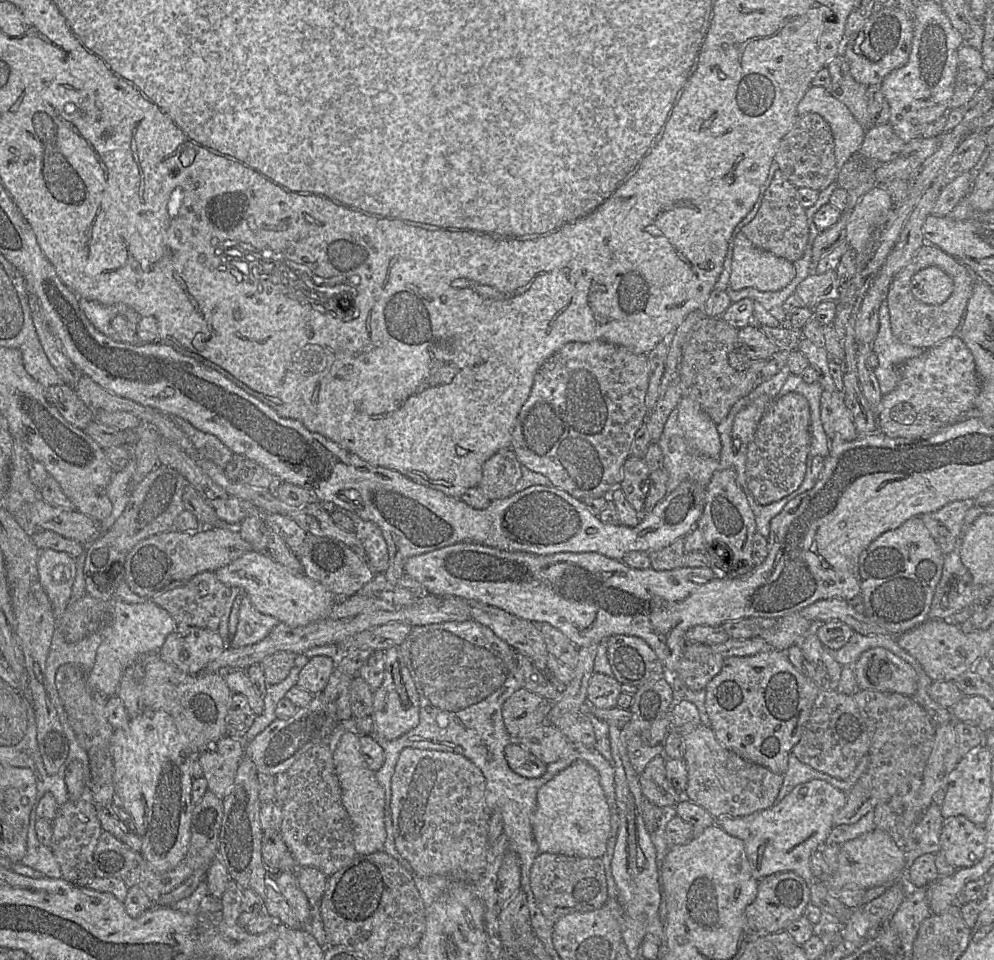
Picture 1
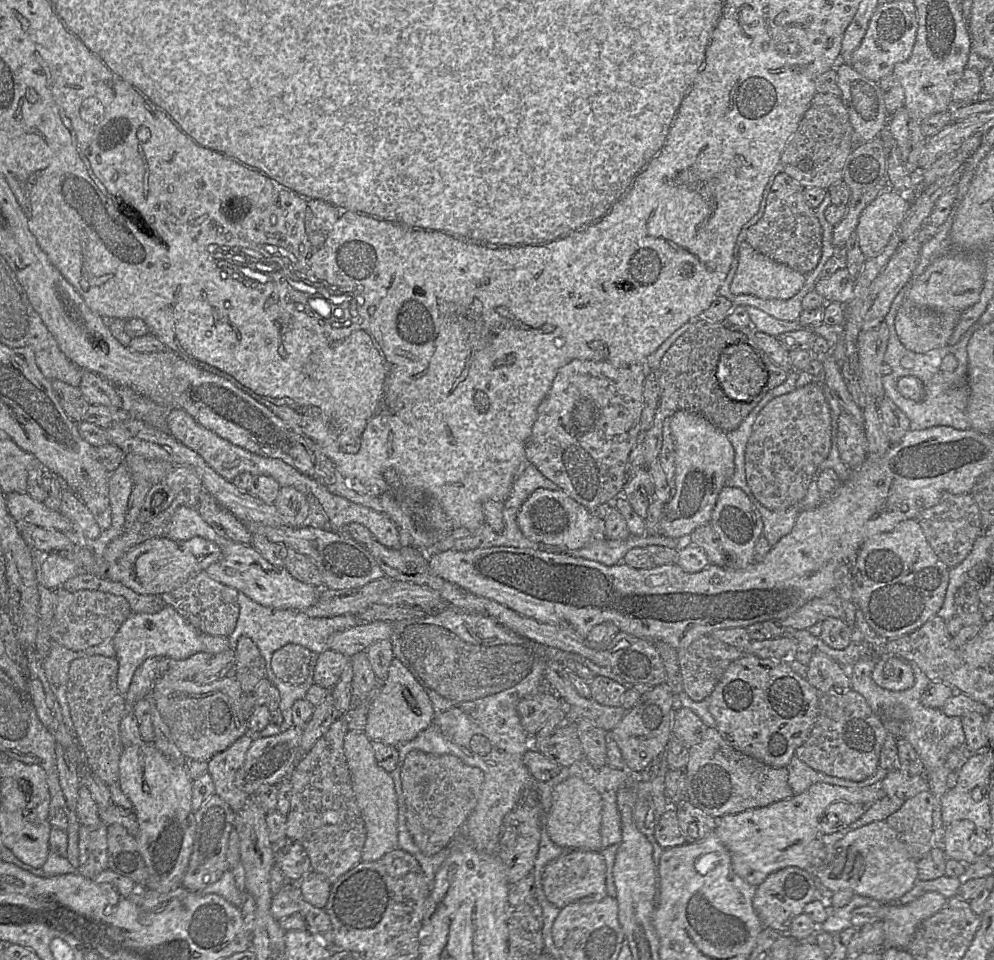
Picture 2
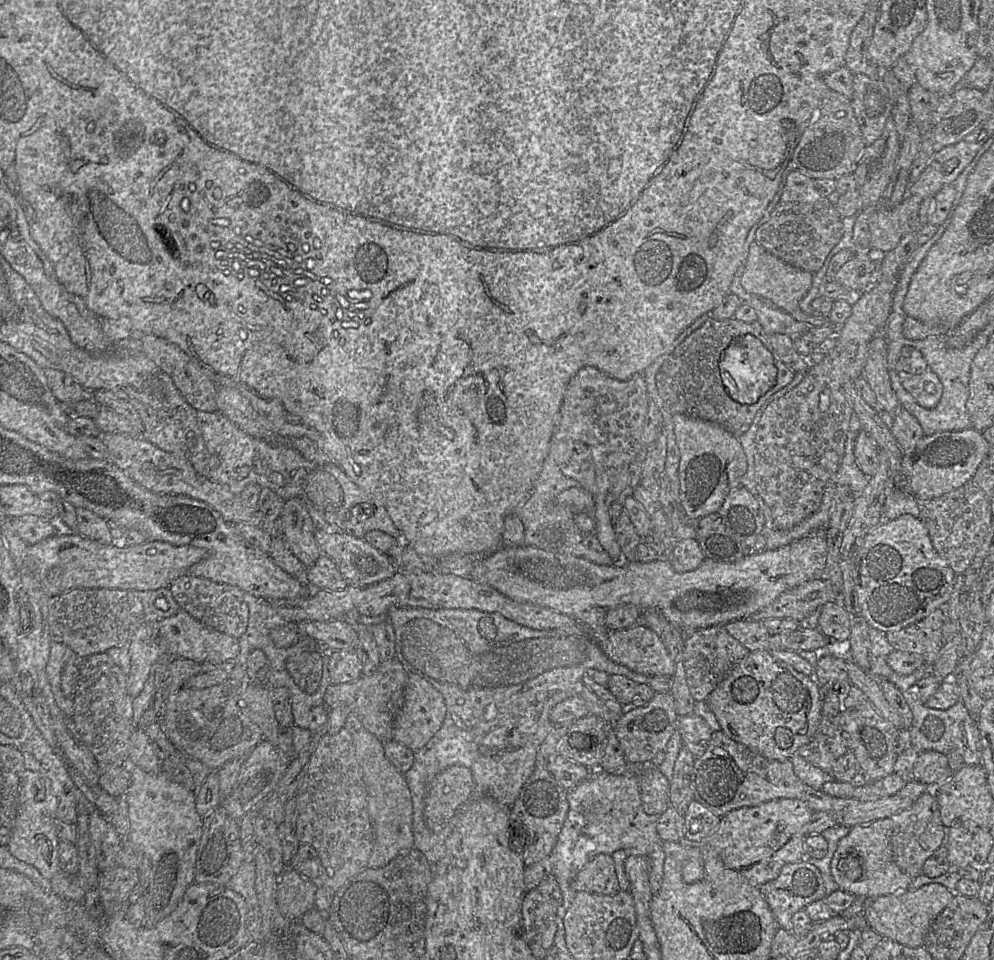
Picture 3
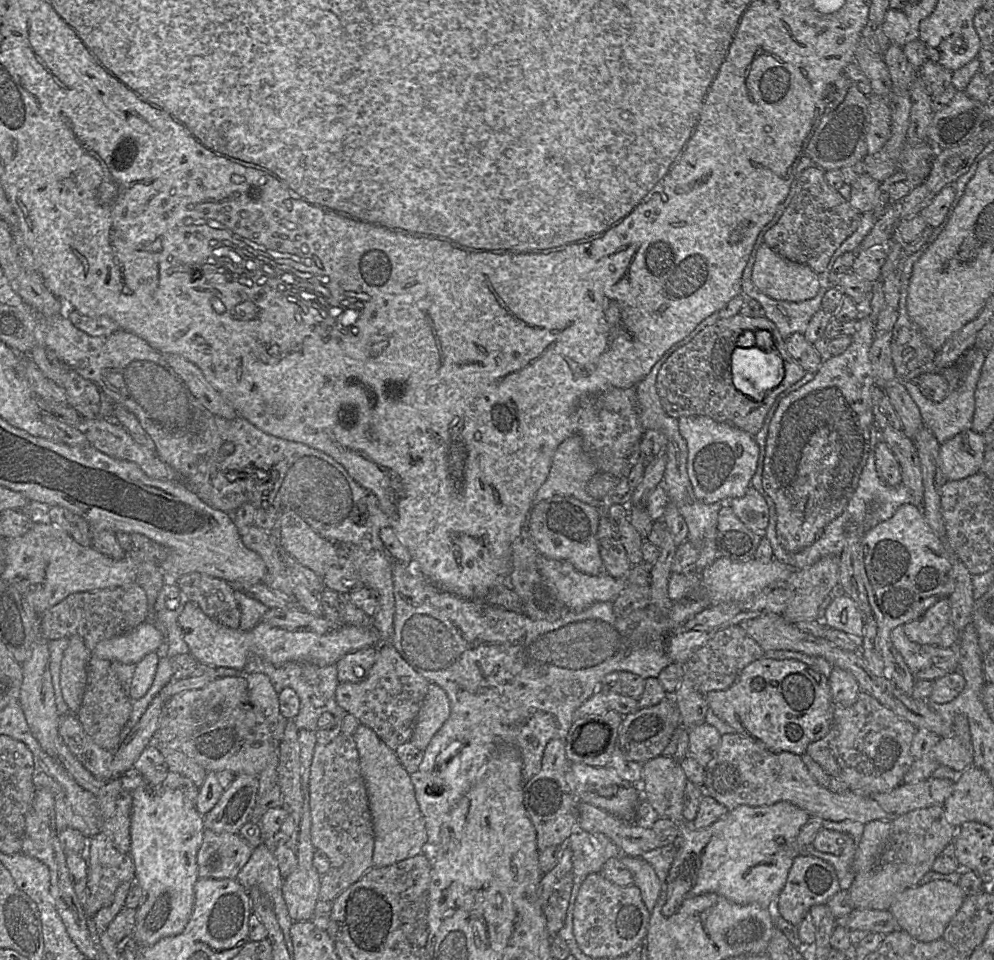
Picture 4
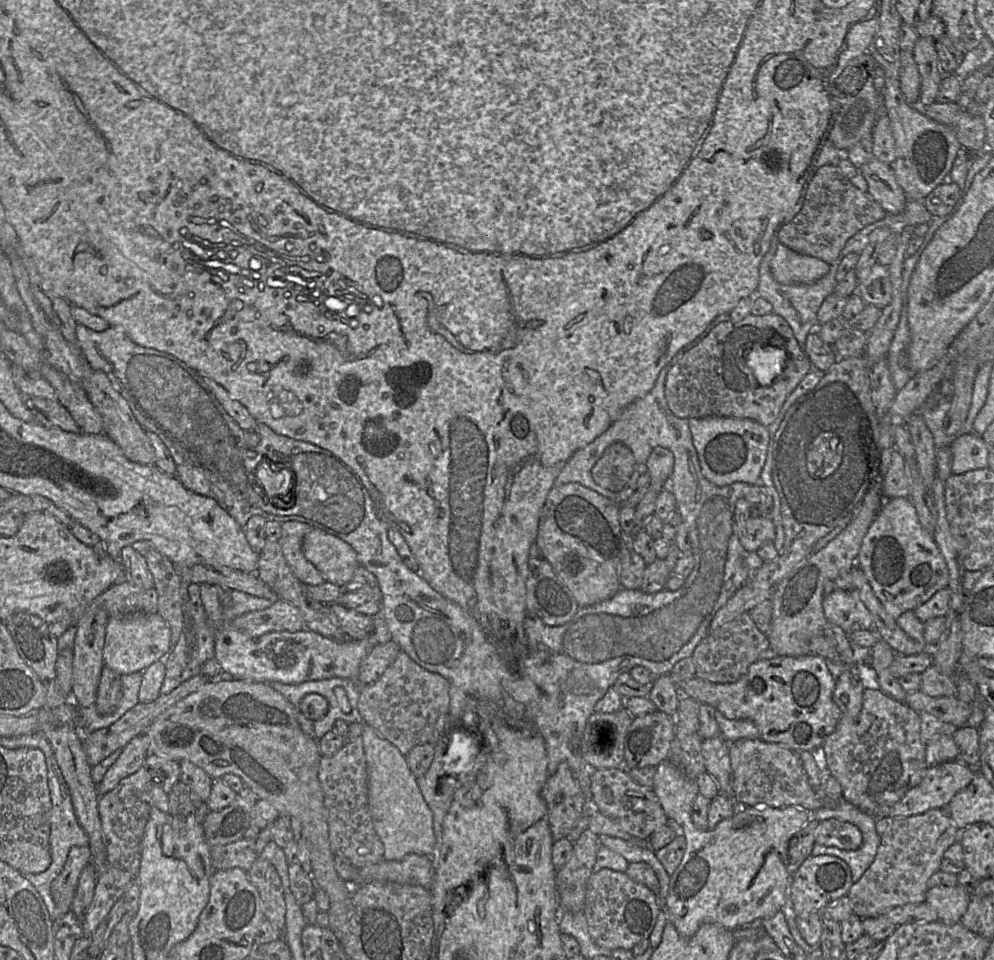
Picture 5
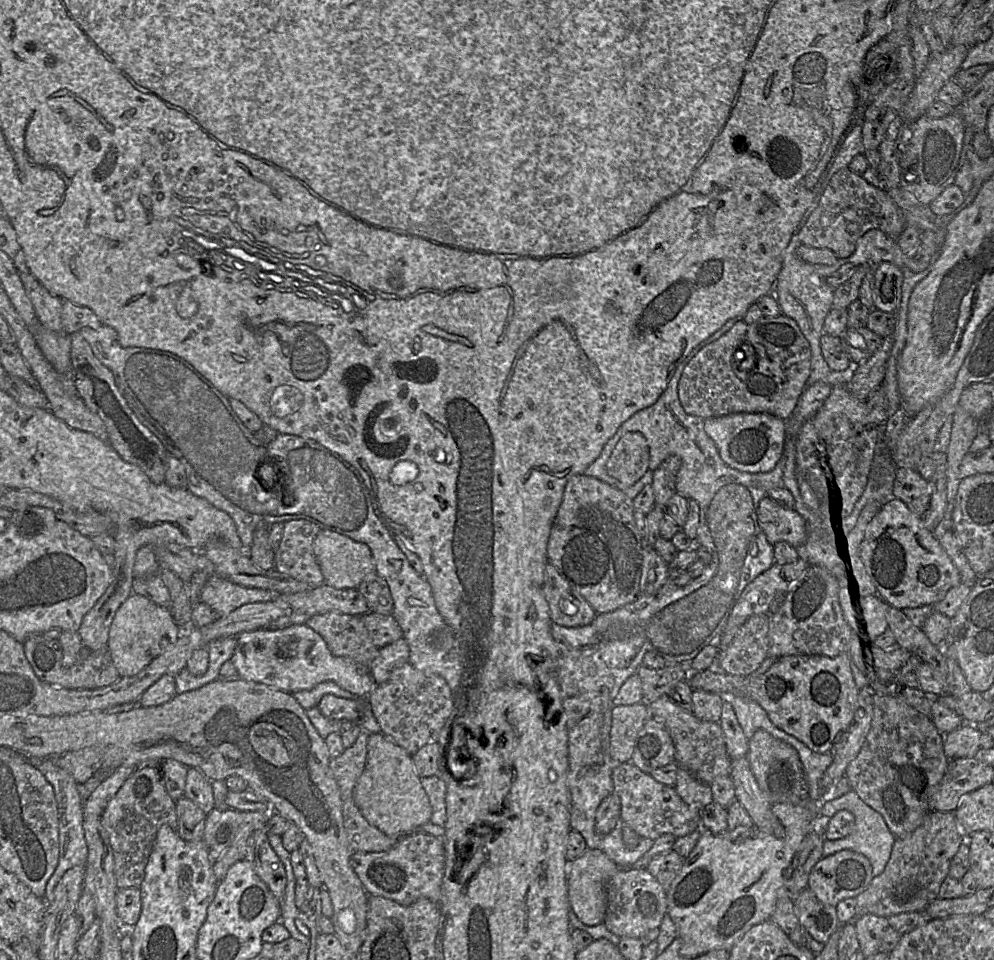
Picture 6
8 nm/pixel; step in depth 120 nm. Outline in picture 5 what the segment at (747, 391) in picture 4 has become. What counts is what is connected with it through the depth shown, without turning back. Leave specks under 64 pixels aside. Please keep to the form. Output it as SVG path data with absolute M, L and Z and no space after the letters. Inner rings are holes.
M754 344L745 355L745 363L761 386L769 386L783 372L786 355L783 349Z

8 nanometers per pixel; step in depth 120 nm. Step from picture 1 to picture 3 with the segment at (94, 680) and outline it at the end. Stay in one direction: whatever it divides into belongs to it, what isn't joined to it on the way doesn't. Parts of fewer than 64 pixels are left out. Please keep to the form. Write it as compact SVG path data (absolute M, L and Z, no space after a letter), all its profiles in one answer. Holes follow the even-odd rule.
M180 609L175 615L158 622L144 621L127 642L130 656L130 670L126 679L126 689L131 698L137 697L148 680L152 666L160 657L180 657L199 664L210 662L222 664L234 662L240 652L237 638L206 627L187 611Z

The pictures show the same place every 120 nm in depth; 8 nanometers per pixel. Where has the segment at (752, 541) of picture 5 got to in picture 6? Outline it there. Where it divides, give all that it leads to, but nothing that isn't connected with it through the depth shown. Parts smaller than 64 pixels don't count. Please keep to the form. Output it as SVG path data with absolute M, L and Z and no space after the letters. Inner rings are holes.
M771 498L761 500L757 517L760 530L773 547L785 542L797 548L808 538L808 524L795 509L782 506Z

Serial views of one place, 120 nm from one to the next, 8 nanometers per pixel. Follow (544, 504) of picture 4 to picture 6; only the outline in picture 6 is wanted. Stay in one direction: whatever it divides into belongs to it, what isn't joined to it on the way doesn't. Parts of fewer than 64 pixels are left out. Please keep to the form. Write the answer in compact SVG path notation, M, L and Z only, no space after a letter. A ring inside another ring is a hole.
M584 474L575 475L569 479L563 492L562 502L552 524L547 544L547 563L555 567L557 572L587 601L597 614L612 612L634 602L639 597L643 571L643 549L647 546L650 545L642 537L635 524L633 499L629 498L625 492L597 478Z

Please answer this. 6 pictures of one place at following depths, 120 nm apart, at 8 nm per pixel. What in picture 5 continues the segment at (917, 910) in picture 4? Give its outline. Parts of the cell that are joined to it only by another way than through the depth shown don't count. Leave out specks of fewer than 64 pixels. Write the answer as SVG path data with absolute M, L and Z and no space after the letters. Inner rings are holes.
M961 885L936 886L926 892L925 902L937 912L937 920L953 925L960 921L971 900Z

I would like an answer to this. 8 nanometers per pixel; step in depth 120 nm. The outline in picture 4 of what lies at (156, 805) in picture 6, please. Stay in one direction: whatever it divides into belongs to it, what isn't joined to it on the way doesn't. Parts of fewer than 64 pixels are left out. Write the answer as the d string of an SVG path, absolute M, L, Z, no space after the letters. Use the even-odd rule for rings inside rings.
M141 773L136 776L114 777L103 783L96 796L101 811L101 831L124 854L130 854L131 848L132 792L144 784L149 783Z

